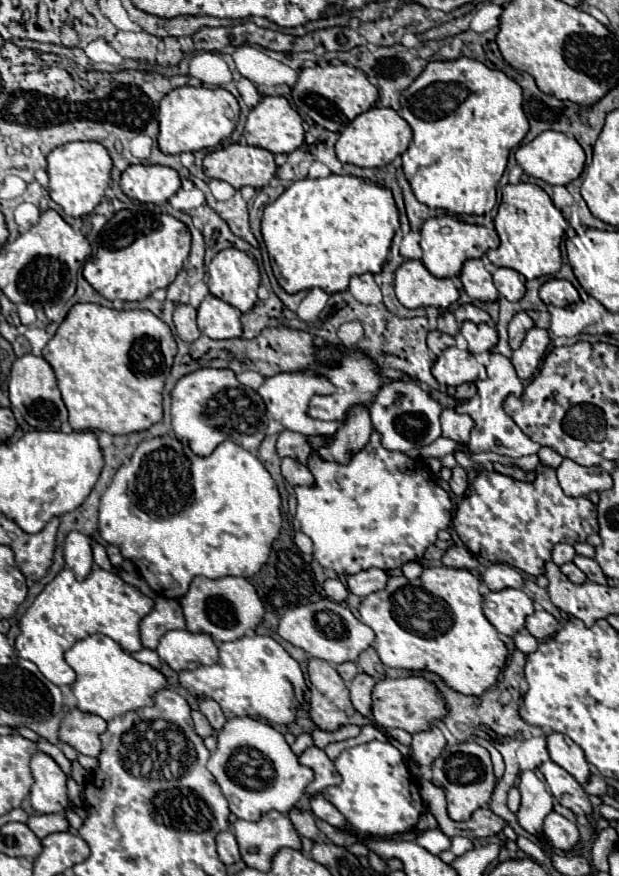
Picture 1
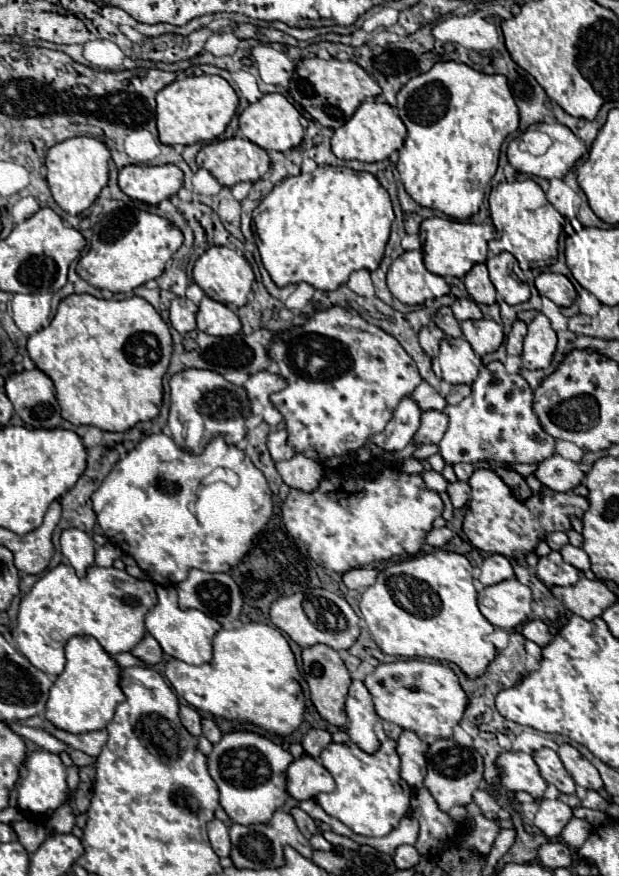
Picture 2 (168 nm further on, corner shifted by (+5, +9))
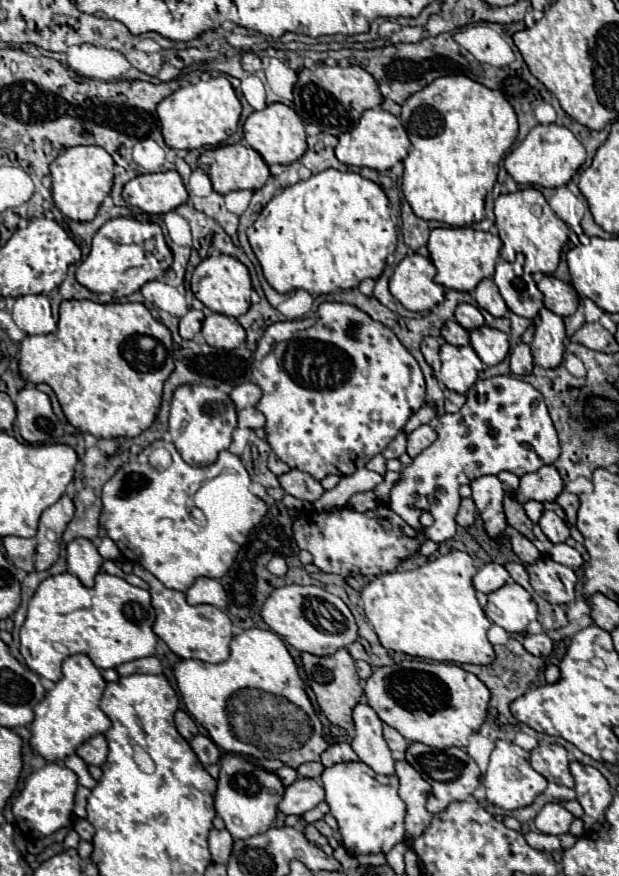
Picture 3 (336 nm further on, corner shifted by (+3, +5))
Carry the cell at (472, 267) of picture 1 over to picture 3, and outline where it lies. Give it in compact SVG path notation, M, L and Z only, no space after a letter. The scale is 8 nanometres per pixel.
M488 278L488 280L482 280L476 290L474 290L474 298L478 302L478 306L486 312L490 312L494 318L504 318L508 314L508 306L506 302L502 300L496 284Z

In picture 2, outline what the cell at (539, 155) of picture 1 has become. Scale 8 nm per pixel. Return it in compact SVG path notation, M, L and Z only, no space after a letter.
M540 122L534 128L546 132L552 138L552 146L544 156L532 156L528 152L522 152L518 148L518 138L514 138L508 144L508 162L522 174L530 176L540 176L546 180L552 178L564 178L566 172L574 166L574 162L586 152L586 144L576 138L570 128L564 124L546 124Z

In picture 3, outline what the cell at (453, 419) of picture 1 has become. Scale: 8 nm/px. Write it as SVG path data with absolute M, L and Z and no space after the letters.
M424 424L424 426L420 426L420 428L416 428L410 436L408 436L408 456L410 458L416 458L424 448L428 448L432 442L436 440L436 432L428 426L428 424Z

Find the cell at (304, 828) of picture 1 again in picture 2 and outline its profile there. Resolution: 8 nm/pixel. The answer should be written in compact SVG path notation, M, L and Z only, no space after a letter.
M298 806L296 808L292 808L290 810L290 814L294 816L294 820L296 820L296 826L300 828L300 832L306 836L306 838L310 838L312 834L316 834L318 832L318 828L316 828L316 822L304 812L304 810L300 810Z

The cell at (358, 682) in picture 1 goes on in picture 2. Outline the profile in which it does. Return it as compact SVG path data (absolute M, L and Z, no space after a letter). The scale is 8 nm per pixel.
M352 680L350 684L348 698L346 698L346 714L350 720L348 726L350 740L356 742L362 750L374 752L378 748L378 738L372 728L378 720L378 714L374 714L370 692L362 680Z

